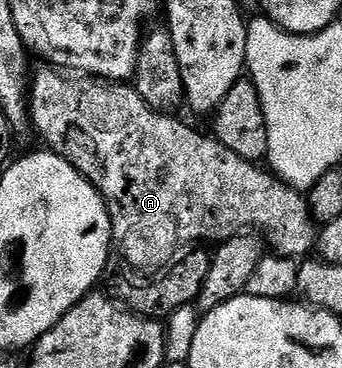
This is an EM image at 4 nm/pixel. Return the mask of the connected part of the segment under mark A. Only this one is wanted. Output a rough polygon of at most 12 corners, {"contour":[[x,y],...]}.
{"contour":[[32,78],[32,128],[99,191],[116,252],[172,266],[259,231],[303,259],[302,190],[143,103]]}

